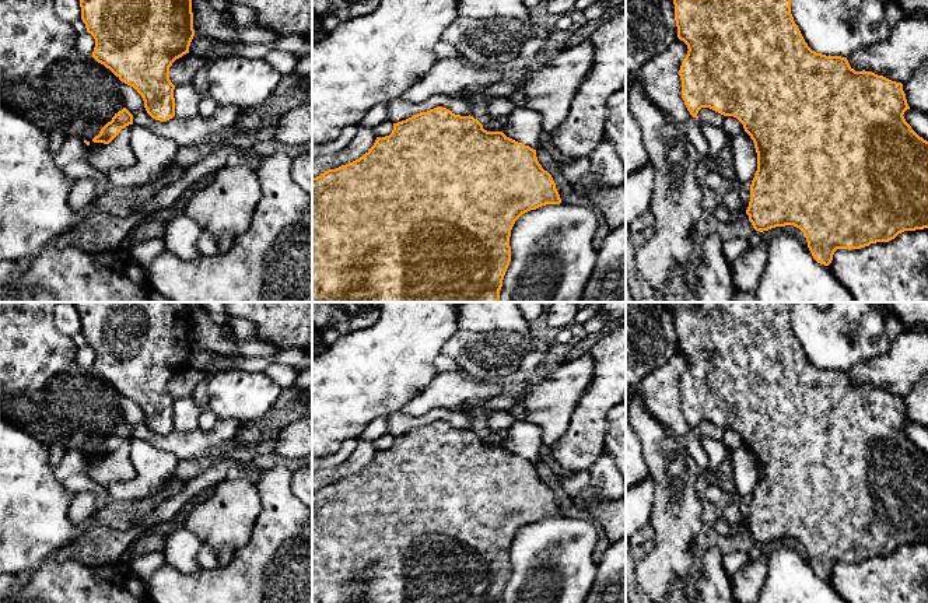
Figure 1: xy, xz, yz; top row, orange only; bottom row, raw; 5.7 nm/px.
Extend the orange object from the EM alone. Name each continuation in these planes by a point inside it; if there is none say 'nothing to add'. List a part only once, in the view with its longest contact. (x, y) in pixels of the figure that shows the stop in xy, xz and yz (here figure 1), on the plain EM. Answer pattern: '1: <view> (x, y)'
nothing to add

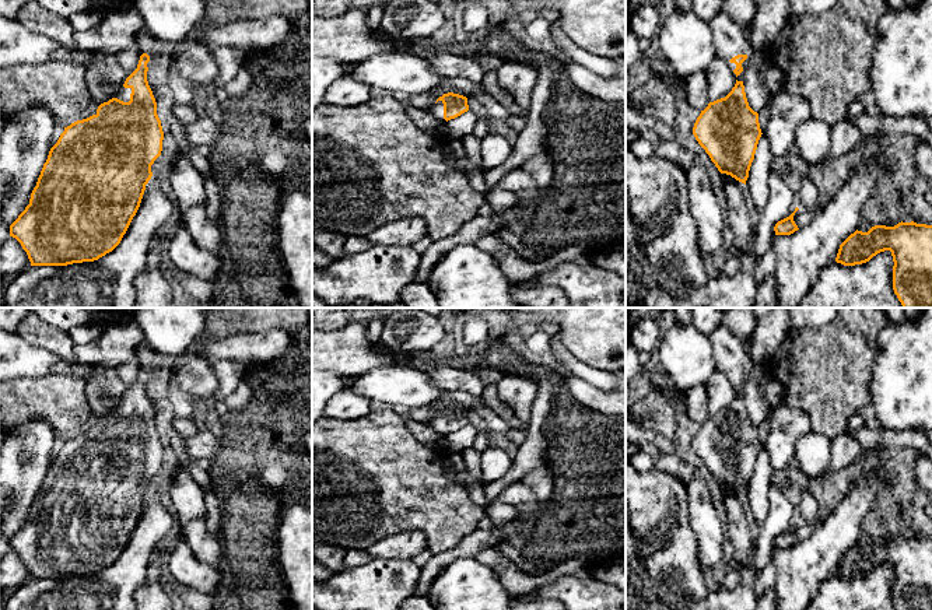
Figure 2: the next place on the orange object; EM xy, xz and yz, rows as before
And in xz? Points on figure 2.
1: xz (437, 423)

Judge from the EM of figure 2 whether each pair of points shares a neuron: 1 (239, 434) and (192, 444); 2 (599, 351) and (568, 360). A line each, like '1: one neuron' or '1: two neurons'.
1: two neurons
2: two neurons

